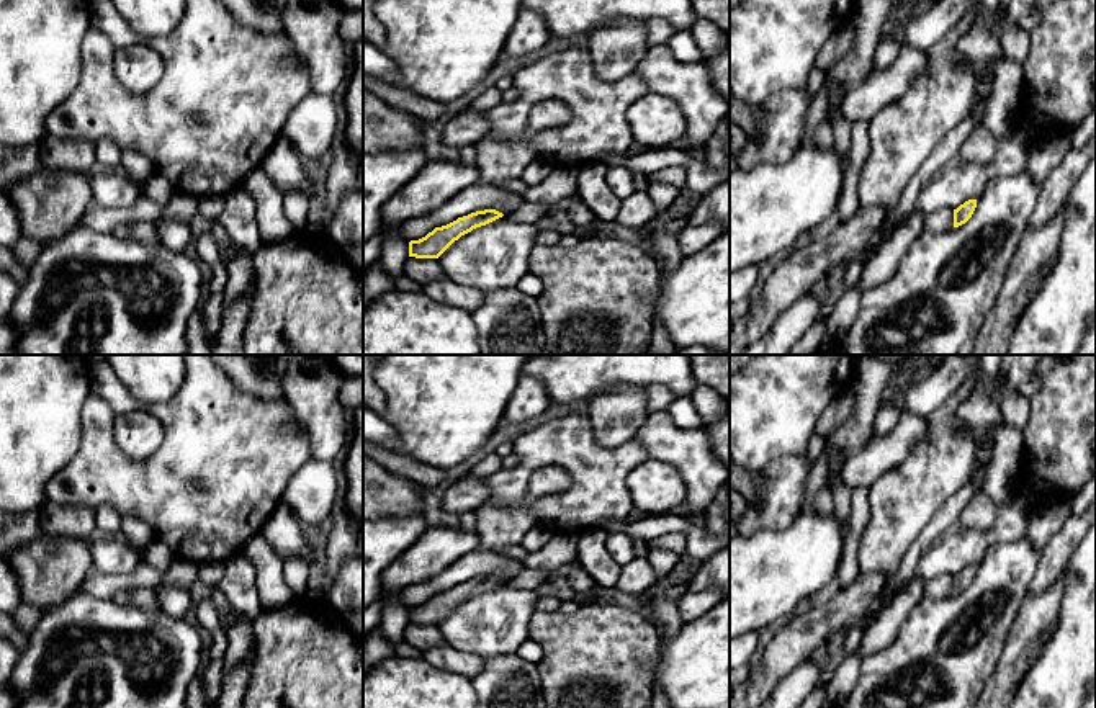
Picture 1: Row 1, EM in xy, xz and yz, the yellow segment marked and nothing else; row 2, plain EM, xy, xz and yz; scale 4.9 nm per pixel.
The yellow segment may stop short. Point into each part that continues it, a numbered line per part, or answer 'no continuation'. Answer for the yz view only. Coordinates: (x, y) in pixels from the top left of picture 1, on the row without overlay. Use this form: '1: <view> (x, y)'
no continuation

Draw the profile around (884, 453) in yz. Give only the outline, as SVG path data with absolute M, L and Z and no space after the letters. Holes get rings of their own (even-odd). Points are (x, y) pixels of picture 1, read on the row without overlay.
M905 410L887 435L869 441L862 451L846 459L841 473L842 484L851 491L869 489L885 473L898 468L928 435L926 419Z

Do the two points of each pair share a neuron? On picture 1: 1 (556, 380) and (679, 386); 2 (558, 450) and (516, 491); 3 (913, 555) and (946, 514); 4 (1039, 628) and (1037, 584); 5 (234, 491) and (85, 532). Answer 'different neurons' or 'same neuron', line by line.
1: same neuron
2: same neuron
3: same neuron
4: different neurons
5: different neurons

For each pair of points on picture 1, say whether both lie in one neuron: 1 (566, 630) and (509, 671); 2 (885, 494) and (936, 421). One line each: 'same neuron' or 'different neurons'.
1: different neurons
2: same neuron

